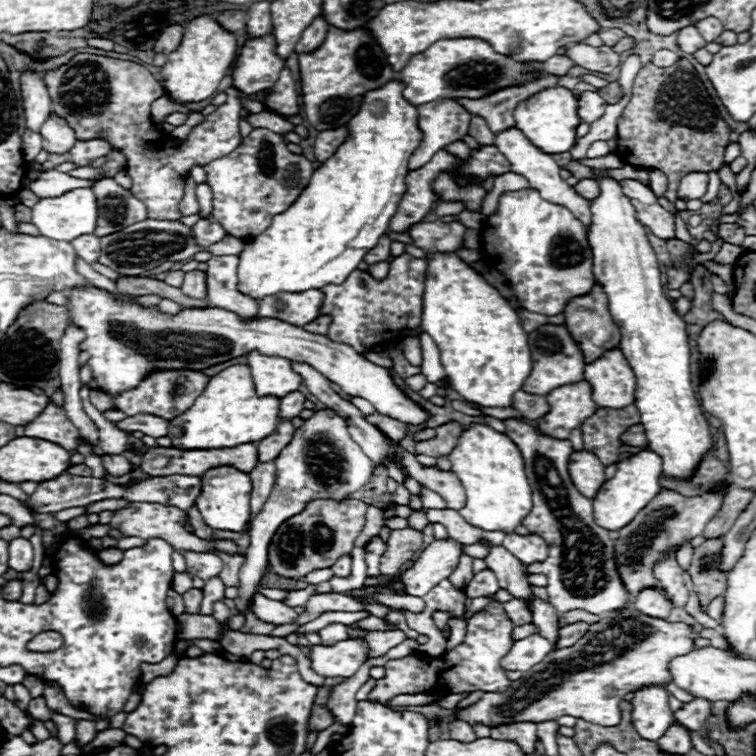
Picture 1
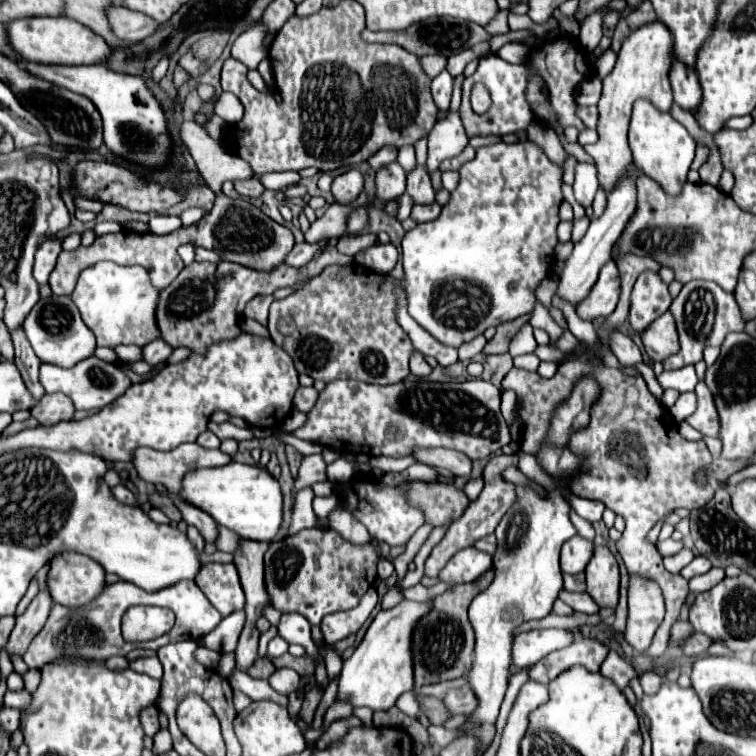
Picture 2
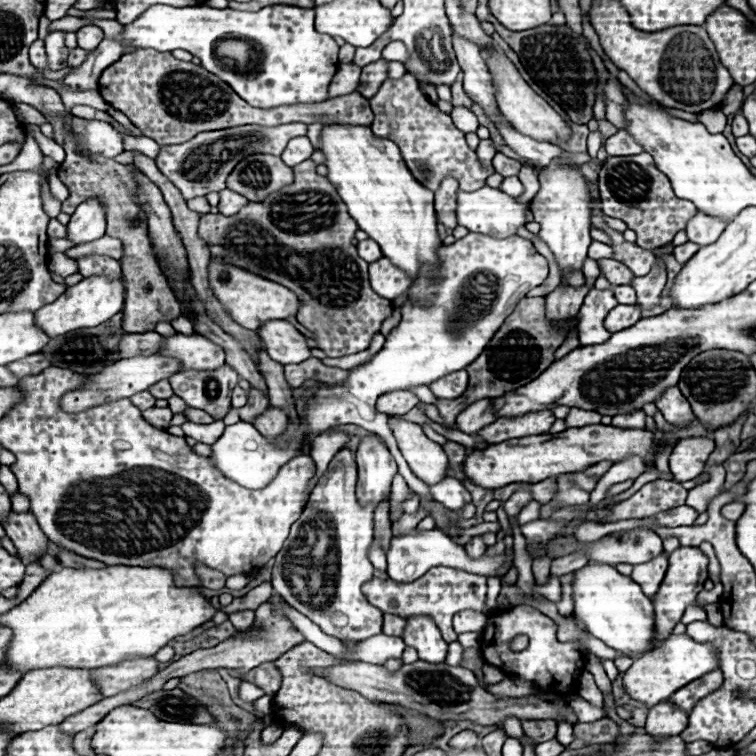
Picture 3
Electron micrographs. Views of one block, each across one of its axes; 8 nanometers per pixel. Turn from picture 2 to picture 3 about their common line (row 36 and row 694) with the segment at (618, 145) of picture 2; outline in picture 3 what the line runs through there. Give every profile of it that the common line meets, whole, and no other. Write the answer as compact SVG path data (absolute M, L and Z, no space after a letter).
M672 634L662 646L636 658L634 664L624 672L622 684L624 684L626 694L630 694L632 700L638 700L646 704L648 708L652 708L654 704L668 700L668 696L672 696L682 686L712 672L714 668L718 668L718 658L716 658L716 652L708 644L694 642L686 634Z

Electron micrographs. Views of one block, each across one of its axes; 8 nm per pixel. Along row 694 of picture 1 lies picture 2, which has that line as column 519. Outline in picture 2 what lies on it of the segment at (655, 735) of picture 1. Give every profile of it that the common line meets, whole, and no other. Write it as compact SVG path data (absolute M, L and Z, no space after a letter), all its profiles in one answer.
M562 628L522 632L512 642L512 664L518 668L528 668L540 662L550 652L566 648L570 642L572 634Z

